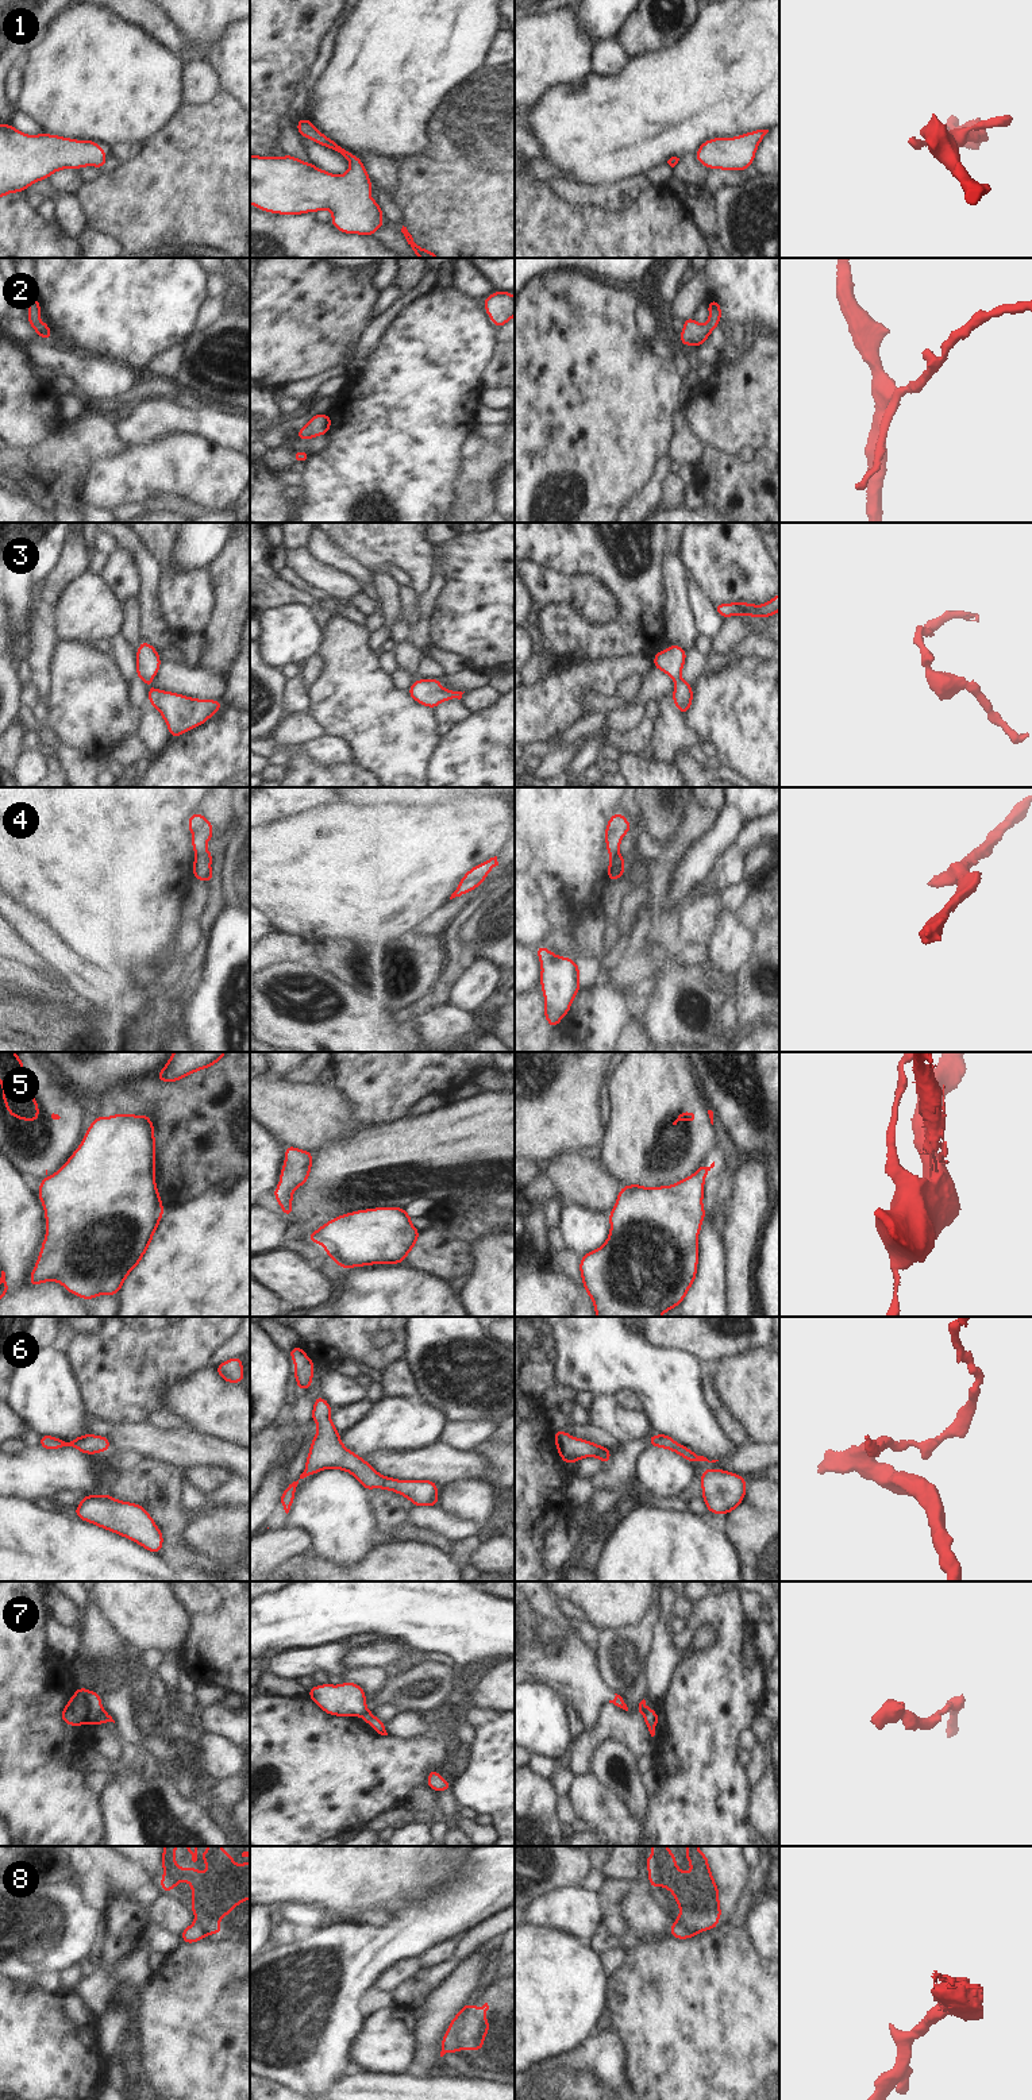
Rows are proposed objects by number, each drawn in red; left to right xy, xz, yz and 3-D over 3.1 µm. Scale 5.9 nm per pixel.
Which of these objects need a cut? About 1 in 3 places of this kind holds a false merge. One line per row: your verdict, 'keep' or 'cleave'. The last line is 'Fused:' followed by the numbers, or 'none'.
1: keep
2: keep
3: keep
4: keep
5: cleave
6: keep
7: cleave
8: cleave
Fused: 5, 7, 8

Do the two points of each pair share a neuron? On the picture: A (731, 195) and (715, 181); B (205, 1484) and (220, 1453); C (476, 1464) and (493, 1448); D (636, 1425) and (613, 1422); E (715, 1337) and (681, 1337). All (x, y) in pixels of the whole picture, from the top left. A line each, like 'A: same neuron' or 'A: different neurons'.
A: different neurons
B: different neurons
C: different neurons
D: same neuron
E: same neuron

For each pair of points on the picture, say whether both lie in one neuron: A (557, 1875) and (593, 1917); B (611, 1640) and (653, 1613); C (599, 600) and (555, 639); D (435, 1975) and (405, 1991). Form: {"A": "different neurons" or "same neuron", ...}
{"A": "different neurons", "B": "same neuron", "C": "different neurons", "D": "same neuron"}

